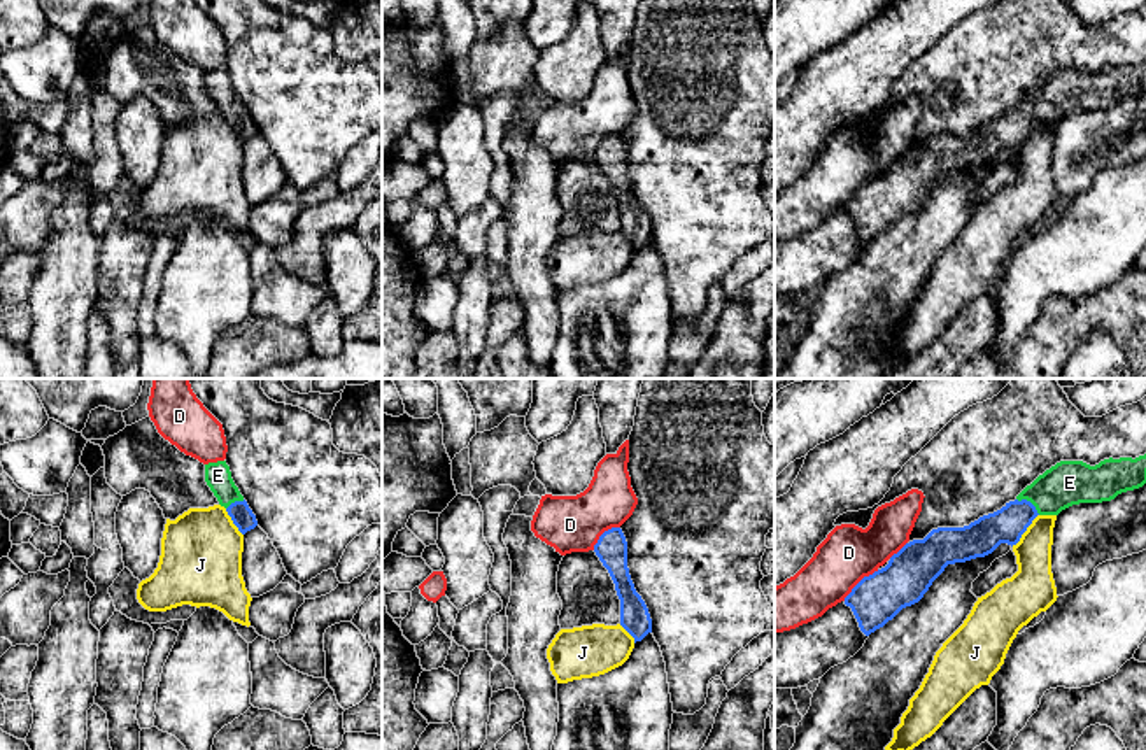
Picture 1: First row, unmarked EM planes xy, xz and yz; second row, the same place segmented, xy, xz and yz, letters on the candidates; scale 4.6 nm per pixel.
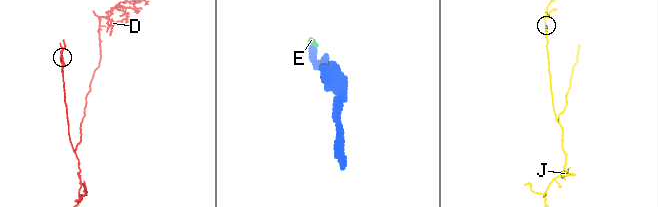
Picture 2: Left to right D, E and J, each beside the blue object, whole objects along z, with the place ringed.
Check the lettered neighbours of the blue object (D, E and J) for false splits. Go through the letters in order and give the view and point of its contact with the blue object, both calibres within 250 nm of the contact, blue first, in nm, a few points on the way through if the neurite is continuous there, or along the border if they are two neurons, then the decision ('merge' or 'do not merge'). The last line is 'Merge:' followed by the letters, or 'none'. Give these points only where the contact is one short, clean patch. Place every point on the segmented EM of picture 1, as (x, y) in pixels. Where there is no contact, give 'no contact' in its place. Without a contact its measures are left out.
D: contact yz (859, 582); calibres 220 and 260 nm; do not merge
E: contact yz (1029, 502); calibres 160 and 200 nm; way yz (1008, 524), (1029, 502), (1069, 482); merge
J: contact yz (1025, 530); calibres 160 and 180 nm; border yz (1038, 514), (1011, 545); do not merge
Merge: E

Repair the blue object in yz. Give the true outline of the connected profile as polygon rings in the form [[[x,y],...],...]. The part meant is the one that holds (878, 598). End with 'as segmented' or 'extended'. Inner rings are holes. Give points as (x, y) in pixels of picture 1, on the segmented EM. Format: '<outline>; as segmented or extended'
[[[1146,454],[1135,459],[1109,457],[1095,466],[1083,461],[1060,461],[1039,475],[1015,501],[1006,503],[1001,510],[983,515],[964,527],[932,529],[923,540],[906,543],[890,557],[885,568],[860,580],[845,598],[845,605],[852,608],[860,631],[869,636],[892,620],[902,608],[918,603],[948,564],[985,557],[1001,543],[1016,545],[1037,515],[1058,515],[1062,510],[1079,503],[1111,501],[1118,494],[1139,489],[1144,484]]]; extended

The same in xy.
[[[226,461],[205,464],[205,482],[242,534],[258,526],[256,515],[235,485]]]; extended

